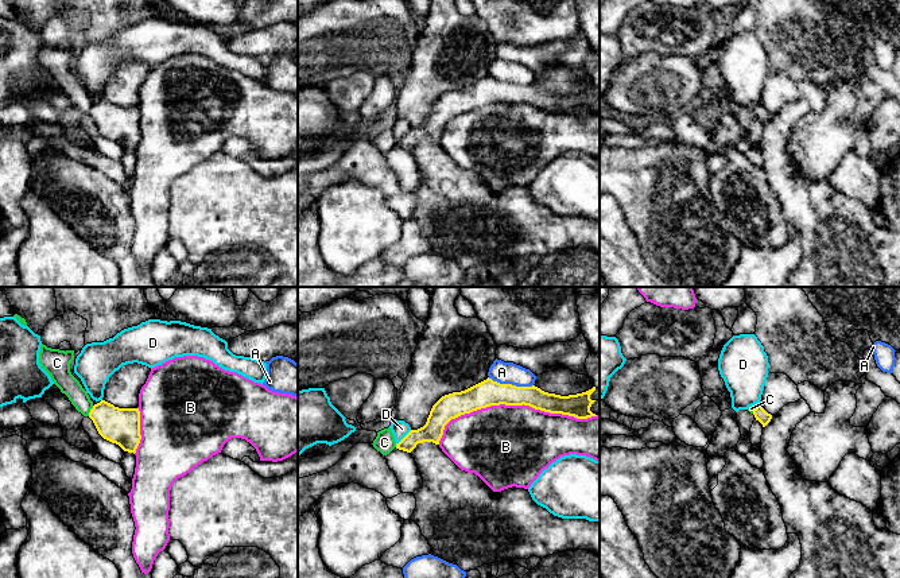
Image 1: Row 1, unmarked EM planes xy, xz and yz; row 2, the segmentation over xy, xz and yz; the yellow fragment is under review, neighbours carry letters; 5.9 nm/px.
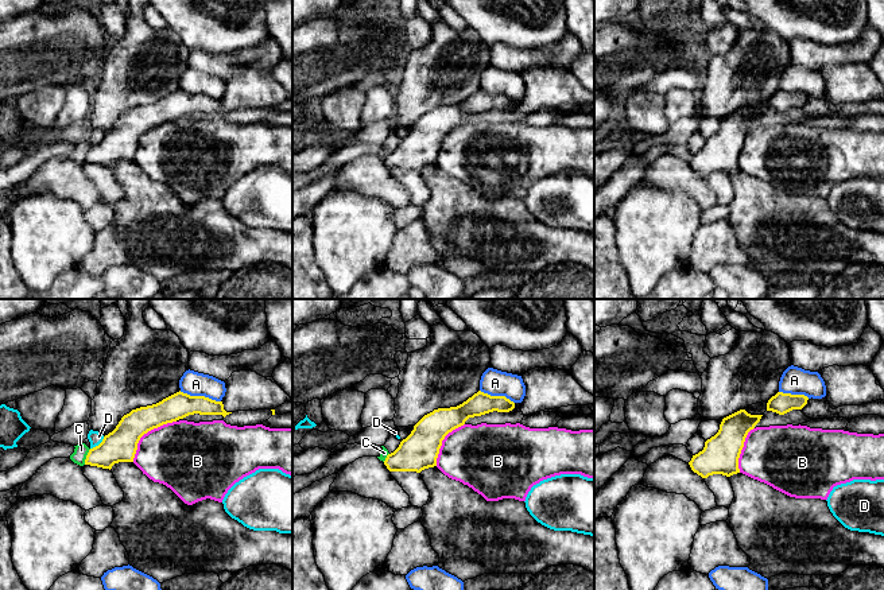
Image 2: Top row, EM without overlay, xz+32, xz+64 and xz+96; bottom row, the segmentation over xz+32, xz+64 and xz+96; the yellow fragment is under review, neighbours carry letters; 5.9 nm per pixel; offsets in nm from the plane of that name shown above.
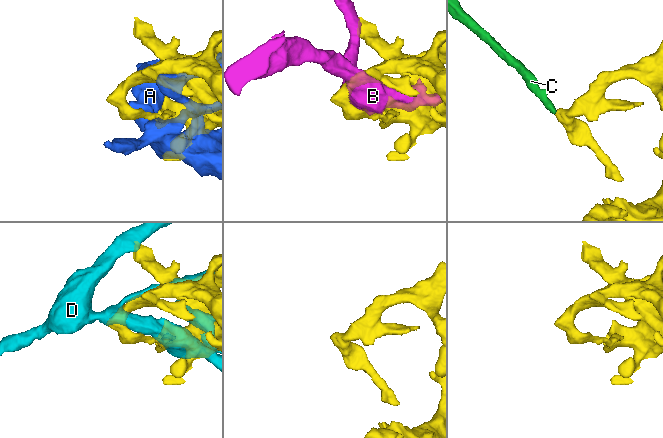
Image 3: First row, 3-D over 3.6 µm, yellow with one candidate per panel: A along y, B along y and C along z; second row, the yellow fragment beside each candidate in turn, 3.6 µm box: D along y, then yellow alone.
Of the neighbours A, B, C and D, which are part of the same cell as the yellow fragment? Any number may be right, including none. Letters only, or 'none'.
none

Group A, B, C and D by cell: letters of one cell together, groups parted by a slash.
A / B / C / D

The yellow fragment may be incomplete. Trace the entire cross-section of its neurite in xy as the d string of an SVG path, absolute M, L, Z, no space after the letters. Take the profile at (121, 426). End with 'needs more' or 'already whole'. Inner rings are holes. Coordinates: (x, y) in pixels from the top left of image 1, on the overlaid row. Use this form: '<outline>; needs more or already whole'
M101 400L89 412L98 434L119 445L124 451L136 453L140 443L140 411L139 408L119 408Z; already whole

